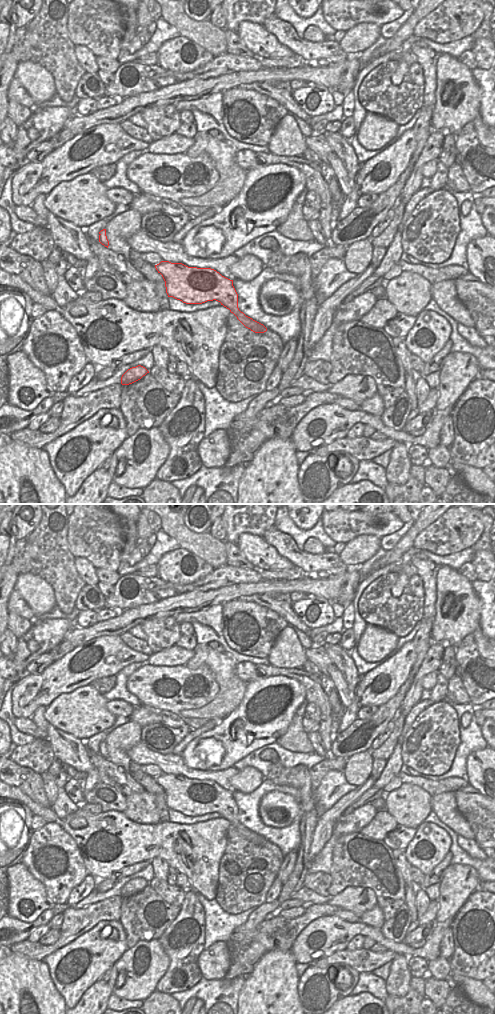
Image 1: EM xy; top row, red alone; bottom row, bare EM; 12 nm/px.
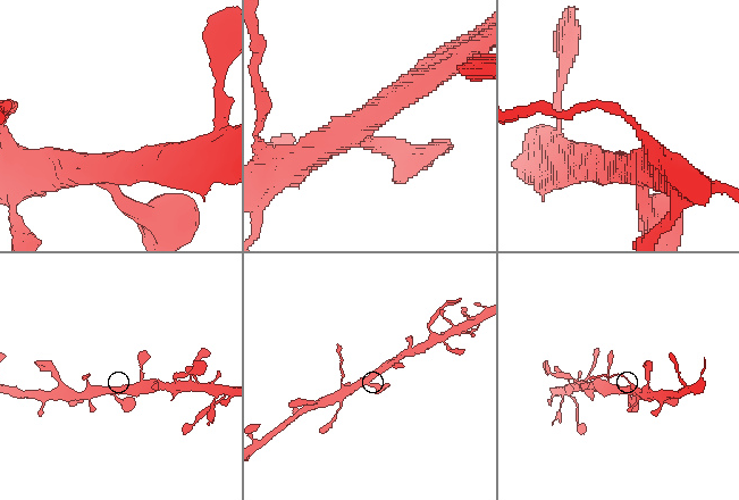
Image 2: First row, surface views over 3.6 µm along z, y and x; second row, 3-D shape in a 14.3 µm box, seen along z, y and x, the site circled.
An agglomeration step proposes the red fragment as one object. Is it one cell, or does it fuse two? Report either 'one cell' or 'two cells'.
two cells

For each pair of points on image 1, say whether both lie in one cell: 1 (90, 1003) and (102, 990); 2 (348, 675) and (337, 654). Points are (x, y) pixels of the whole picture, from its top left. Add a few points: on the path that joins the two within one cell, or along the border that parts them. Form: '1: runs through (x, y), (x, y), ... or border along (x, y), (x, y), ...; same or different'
1: runs through (93, 1000), (99, 993); same
2: runs through (348, 670), (341, 659); same

